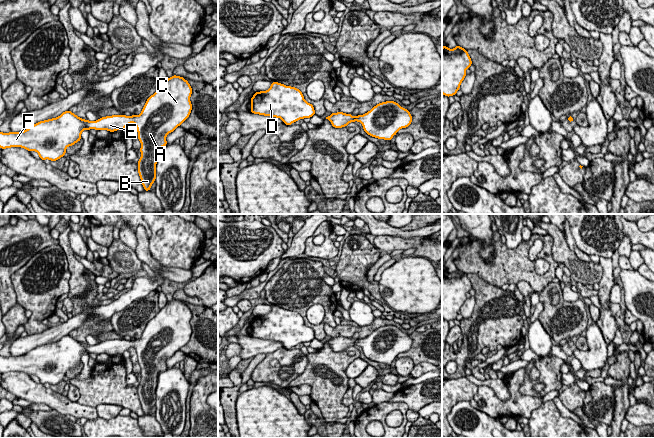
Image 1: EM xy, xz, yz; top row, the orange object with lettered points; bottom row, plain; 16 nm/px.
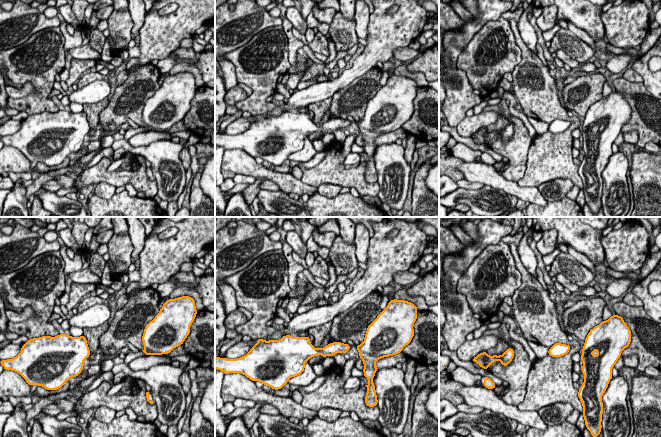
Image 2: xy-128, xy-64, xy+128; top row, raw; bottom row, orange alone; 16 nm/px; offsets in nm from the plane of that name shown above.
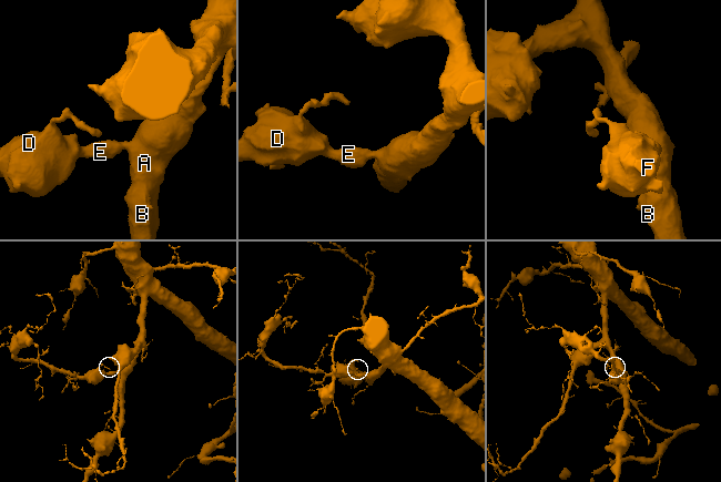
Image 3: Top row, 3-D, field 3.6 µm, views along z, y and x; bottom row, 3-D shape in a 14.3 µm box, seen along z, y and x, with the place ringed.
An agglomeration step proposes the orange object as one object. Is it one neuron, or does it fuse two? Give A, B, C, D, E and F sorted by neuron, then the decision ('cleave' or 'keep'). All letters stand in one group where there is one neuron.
A B C D E F; keep

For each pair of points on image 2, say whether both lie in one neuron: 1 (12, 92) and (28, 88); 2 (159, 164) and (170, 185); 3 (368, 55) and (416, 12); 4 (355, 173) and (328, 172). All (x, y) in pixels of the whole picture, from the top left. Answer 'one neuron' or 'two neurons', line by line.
1: one neuron
2: one neuron
3: one neuron
4: one neuron

